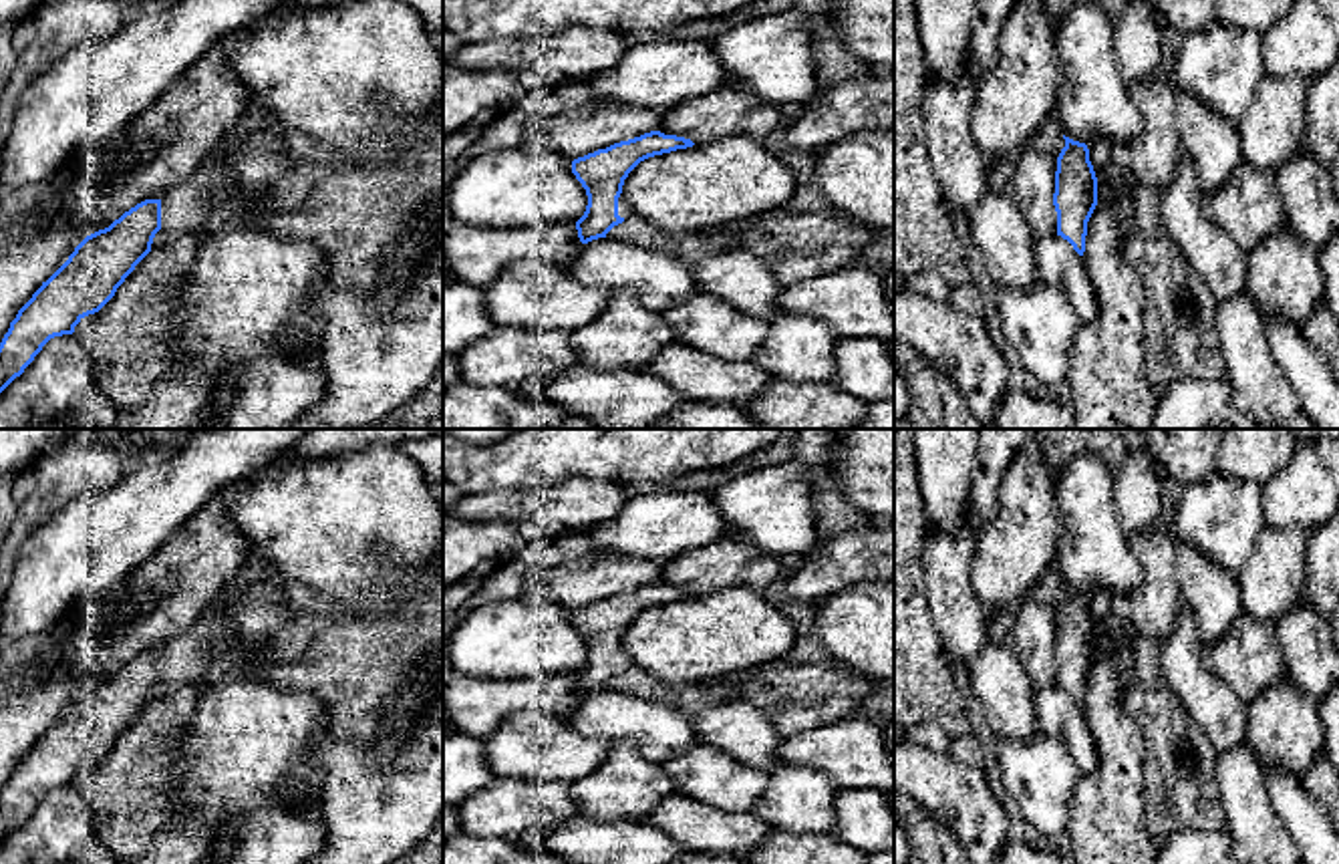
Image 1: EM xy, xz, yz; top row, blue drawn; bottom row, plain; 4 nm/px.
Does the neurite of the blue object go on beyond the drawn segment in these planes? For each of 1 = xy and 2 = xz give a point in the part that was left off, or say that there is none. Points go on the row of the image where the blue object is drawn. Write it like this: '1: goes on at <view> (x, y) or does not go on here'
1: does not go on here
2: goes on at xz (625, 210)

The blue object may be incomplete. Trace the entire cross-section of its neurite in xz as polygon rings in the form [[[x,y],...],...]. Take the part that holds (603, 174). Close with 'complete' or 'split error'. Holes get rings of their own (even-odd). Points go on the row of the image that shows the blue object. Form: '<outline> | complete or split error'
[[[650,131],[574,159],[572,173],[588,195],[586,211],[576,222],[580,242],[606,238],[614,226],[632,215],[622,185],[640,161],[693,145],[691,139]]] | split error

